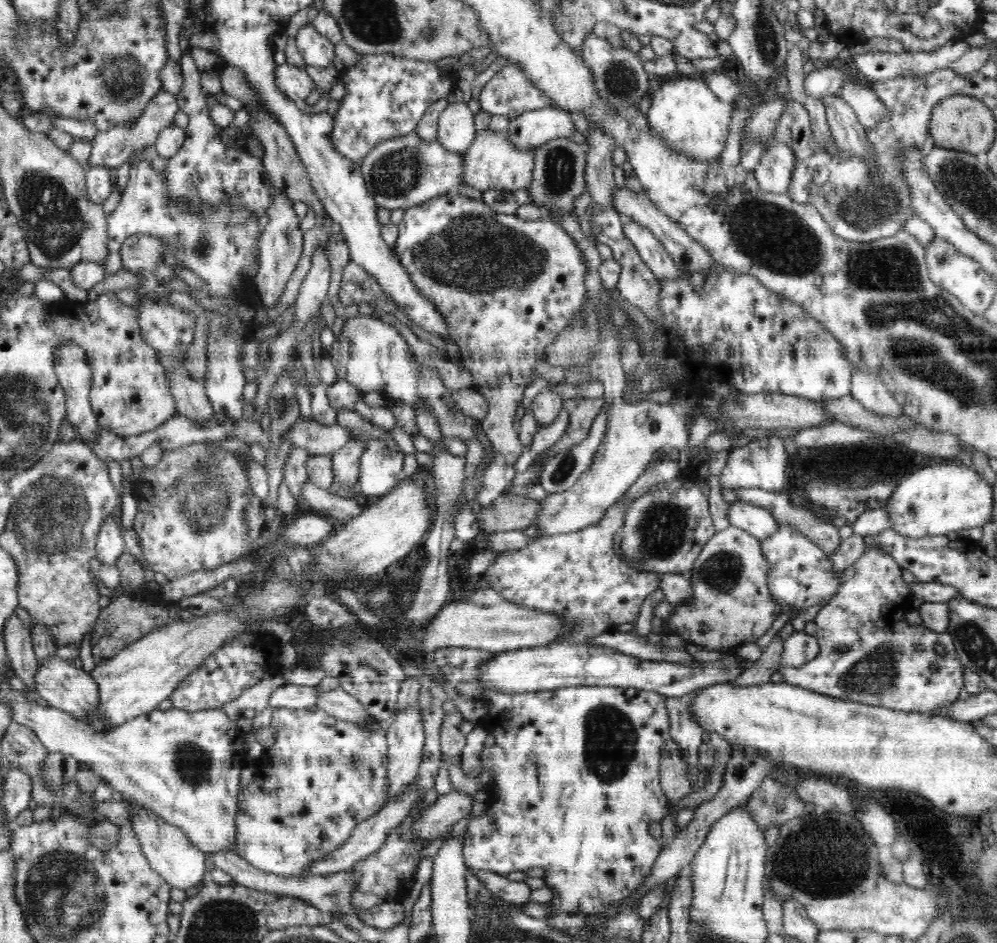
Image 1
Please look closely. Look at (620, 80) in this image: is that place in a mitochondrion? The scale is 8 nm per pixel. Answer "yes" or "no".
yes

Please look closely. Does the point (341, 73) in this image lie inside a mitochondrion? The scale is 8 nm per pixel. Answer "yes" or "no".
no

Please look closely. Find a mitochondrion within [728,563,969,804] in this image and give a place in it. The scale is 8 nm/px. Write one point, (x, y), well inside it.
(877, 673)

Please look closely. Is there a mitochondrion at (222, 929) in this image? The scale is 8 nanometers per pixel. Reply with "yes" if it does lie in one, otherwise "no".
yes

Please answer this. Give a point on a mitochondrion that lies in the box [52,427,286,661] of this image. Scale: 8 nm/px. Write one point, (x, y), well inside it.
(204, 498)

